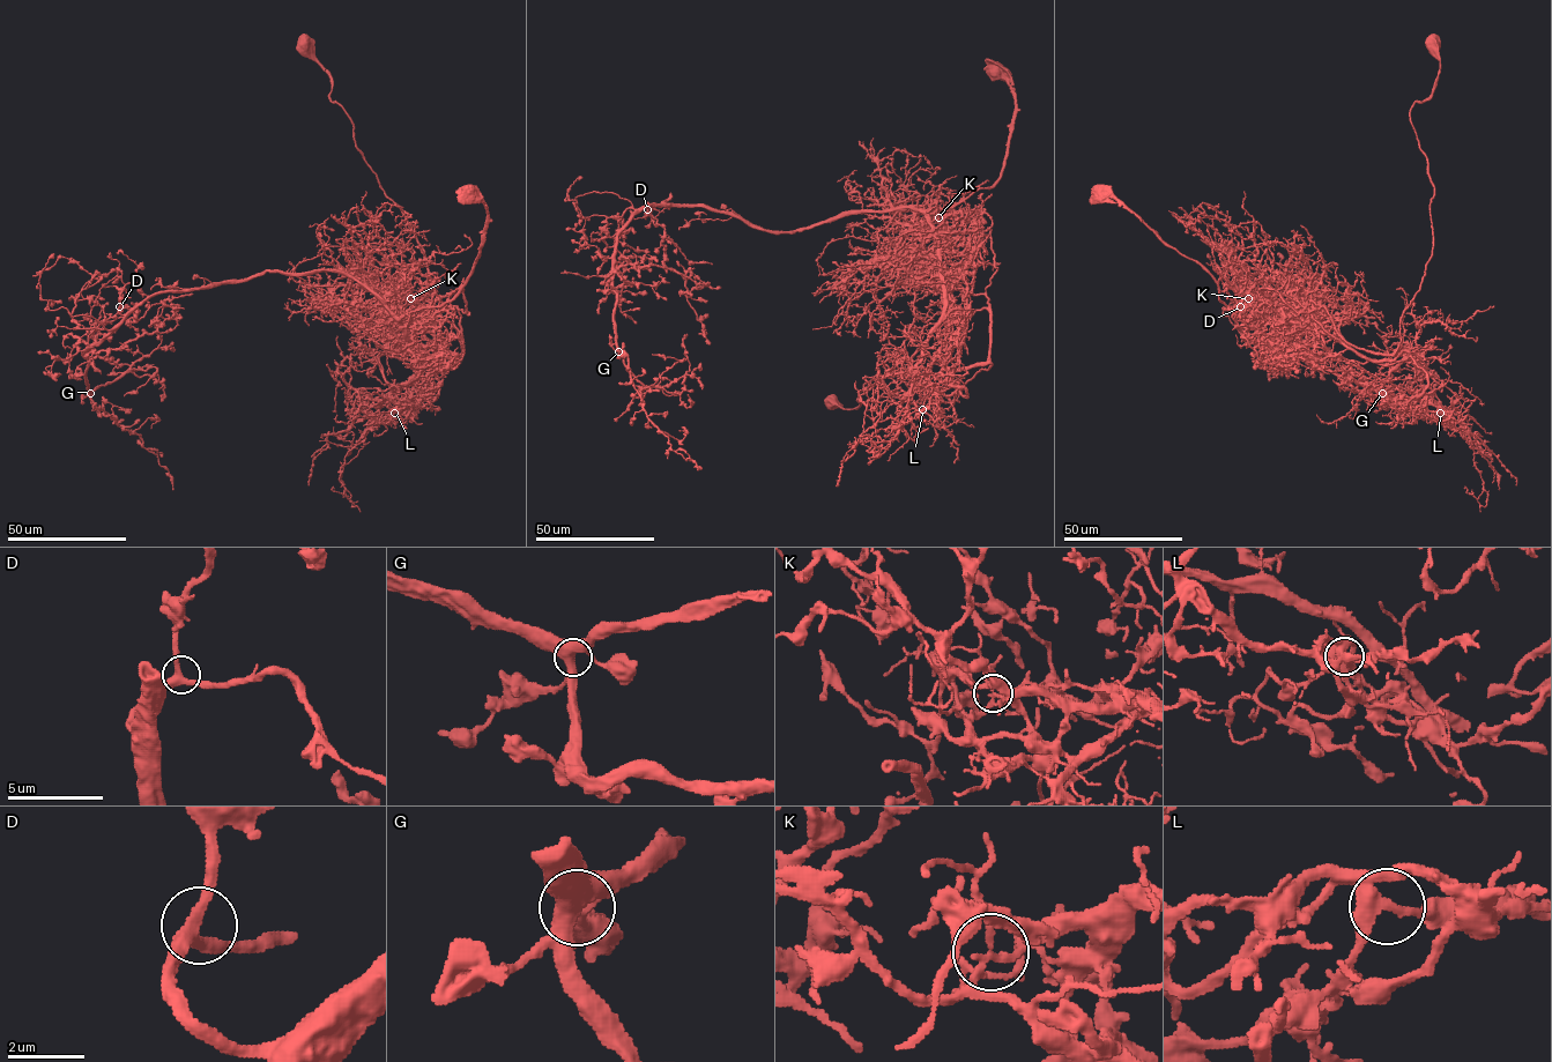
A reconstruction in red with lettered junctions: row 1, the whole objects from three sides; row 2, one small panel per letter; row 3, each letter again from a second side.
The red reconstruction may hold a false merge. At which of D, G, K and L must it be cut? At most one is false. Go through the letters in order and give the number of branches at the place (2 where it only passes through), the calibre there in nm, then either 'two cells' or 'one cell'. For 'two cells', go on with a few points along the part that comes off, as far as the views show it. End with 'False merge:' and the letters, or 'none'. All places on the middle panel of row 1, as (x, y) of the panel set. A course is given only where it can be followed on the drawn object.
D: branches 3; calibre 360 nm; one cell
G: branches 4; calibre 480 nm; one cell
K: branches 4; calibre 170 nm; two cells; course (938, 217), (940, 266), (965, 295), (953, 370), (992, 364), (950, 402), (873, 379), (858, 407), (830, 402)
L: branches 4; calibre 360 nm; one cell
False merge: K

